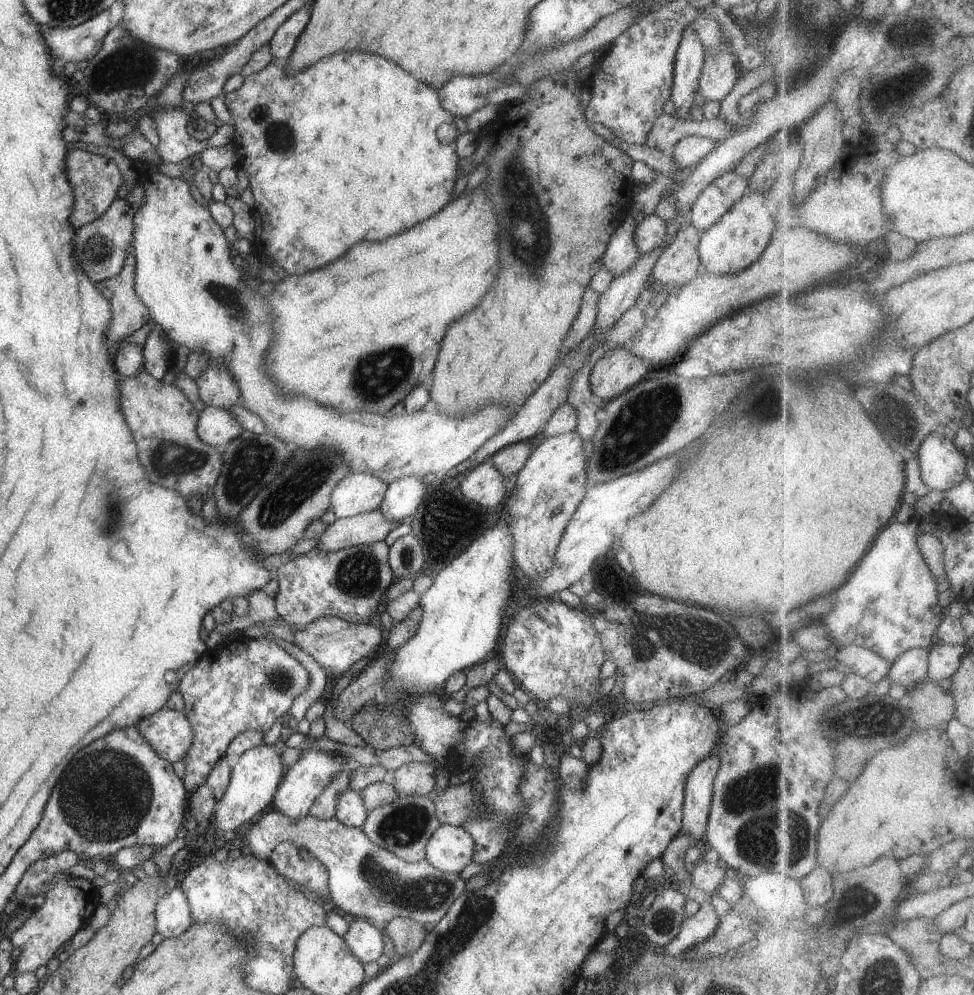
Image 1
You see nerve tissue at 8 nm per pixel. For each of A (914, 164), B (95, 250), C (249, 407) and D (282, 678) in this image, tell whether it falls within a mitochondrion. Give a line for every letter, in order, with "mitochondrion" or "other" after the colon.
A: other
B: mitochondrion
C: other
D: mitochondrion

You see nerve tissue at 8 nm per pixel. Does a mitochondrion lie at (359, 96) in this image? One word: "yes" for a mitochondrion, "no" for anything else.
no

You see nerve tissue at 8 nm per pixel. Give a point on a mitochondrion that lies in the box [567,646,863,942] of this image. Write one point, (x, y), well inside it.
(766, 836)

